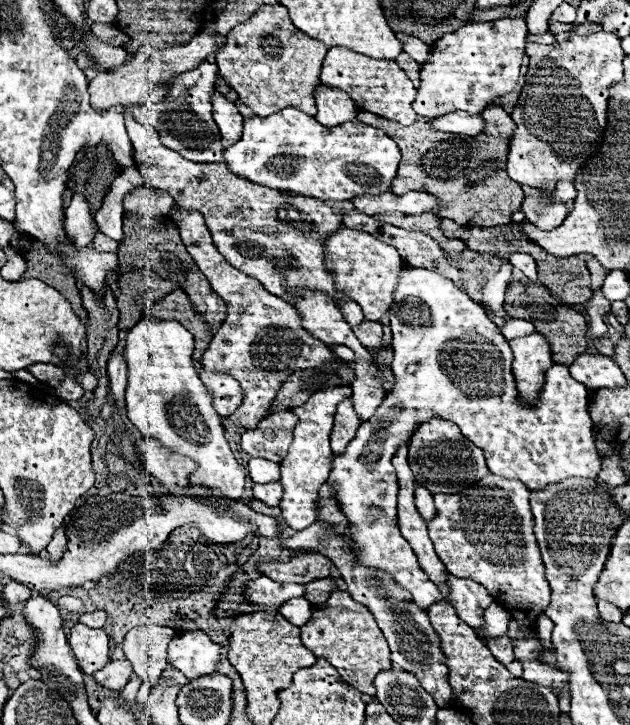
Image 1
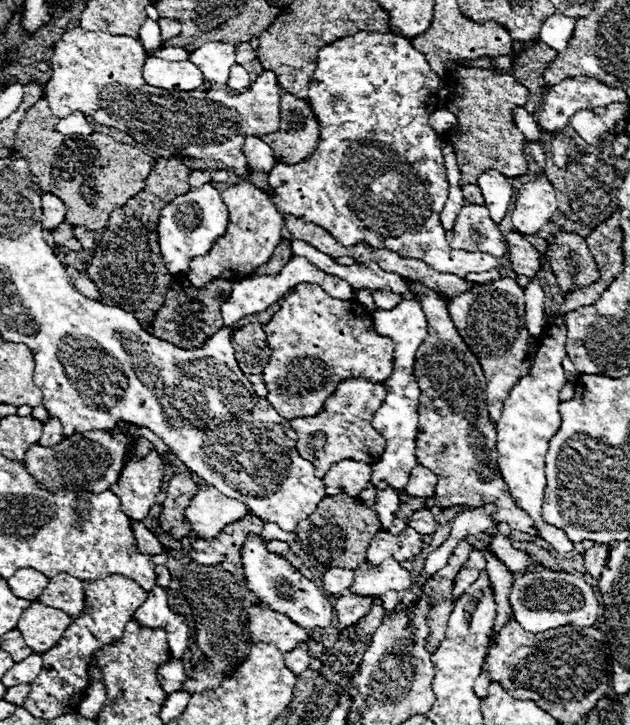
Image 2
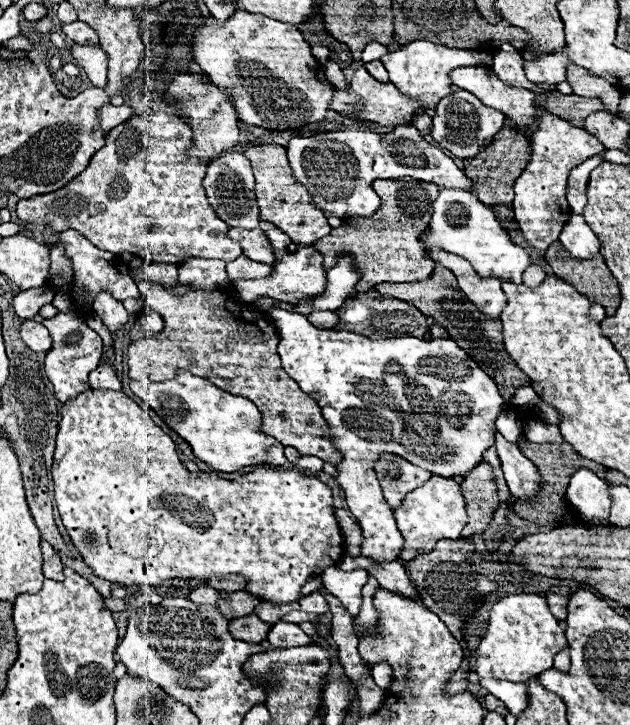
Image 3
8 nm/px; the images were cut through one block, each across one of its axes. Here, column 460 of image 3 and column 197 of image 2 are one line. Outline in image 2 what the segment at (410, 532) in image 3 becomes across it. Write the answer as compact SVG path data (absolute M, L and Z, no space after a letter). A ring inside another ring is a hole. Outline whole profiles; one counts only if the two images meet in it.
M202 484L190 502L190 508L186 510L186 522L198 530L200 538L214 538L226 524L232 524L246 514L248 508L244 502L232 500L218 492L214 486Z

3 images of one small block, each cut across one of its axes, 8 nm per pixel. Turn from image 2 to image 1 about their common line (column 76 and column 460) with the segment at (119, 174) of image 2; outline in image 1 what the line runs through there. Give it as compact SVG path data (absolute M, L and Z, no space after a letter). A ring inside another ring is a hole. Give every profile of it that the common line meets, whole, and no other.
M488 106L484 112L484 122L486 128L480 136L476 138L448 138L448 140L430 140L430 126L428 124L410 124L402 126L392 120L384 120L382 116L376 116L372 112L358 112L358 120L364 124L372 124L374 128L384 130L392 140L396 140L400 152L402 152L402 162L396 174L396 180L392 180L392 192L396 196L404 196L408 190L414 192L428 192L440 200L440 208L434 212L438 218L450 218L458 222L460 226L478 226L478 228L490 228L498 224L510 224L512 222L512 212L516 212L524 200L522 188L508 178L506 174L506 160L508 160L508 142L514 132L514 122L510 114L506 114L498 106Z

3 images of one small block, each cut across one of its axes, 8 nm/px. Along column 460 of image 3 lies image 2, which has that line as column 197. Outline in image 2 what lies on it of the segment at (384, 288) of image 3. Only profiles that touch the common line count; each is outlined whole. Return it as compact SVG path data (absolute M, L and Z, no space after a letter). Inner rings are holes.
M214 280L206 284L206 288L192 292L190 286L174 286L164 300L164 306L156 312L152 322L152 334L160 340L166 340L178 348L202 348L204 342L222 328L222 316L220 316L220 304L228 300L232 292L232 282L226 280ZM184 290L184 292L180 292Z

